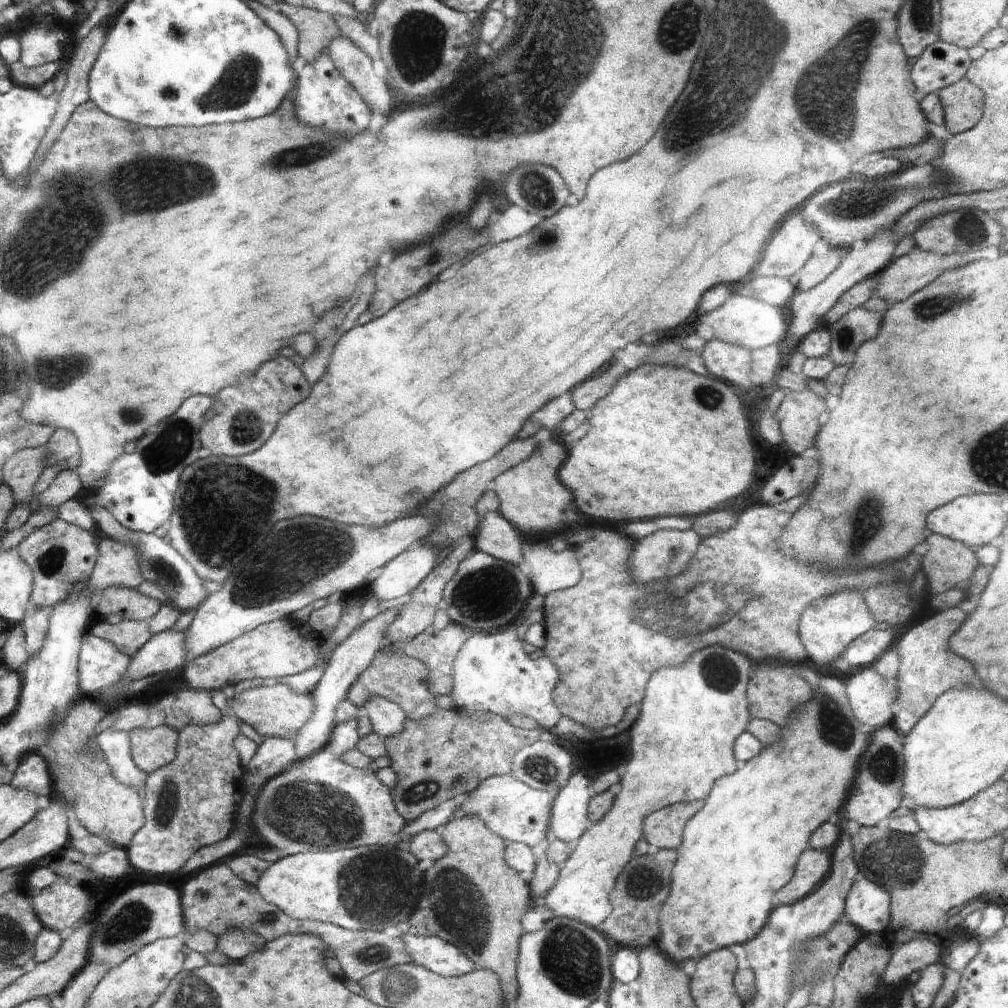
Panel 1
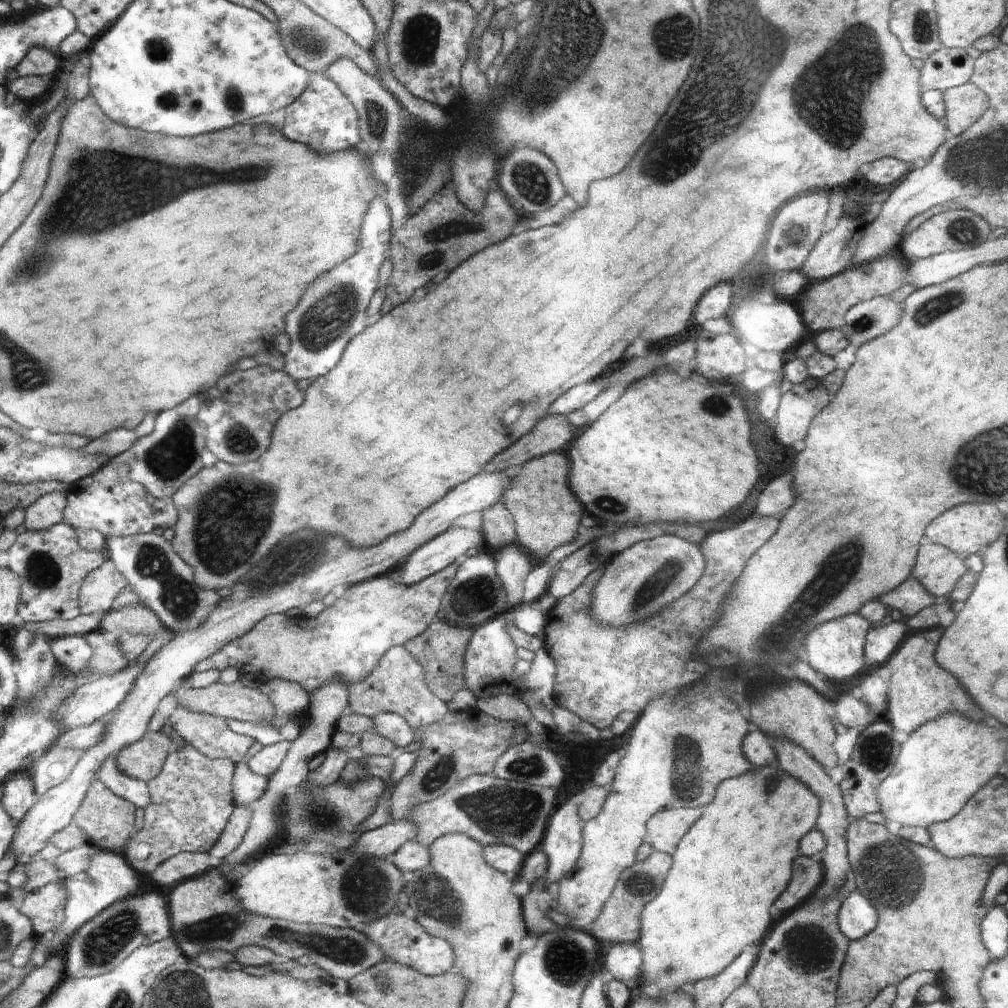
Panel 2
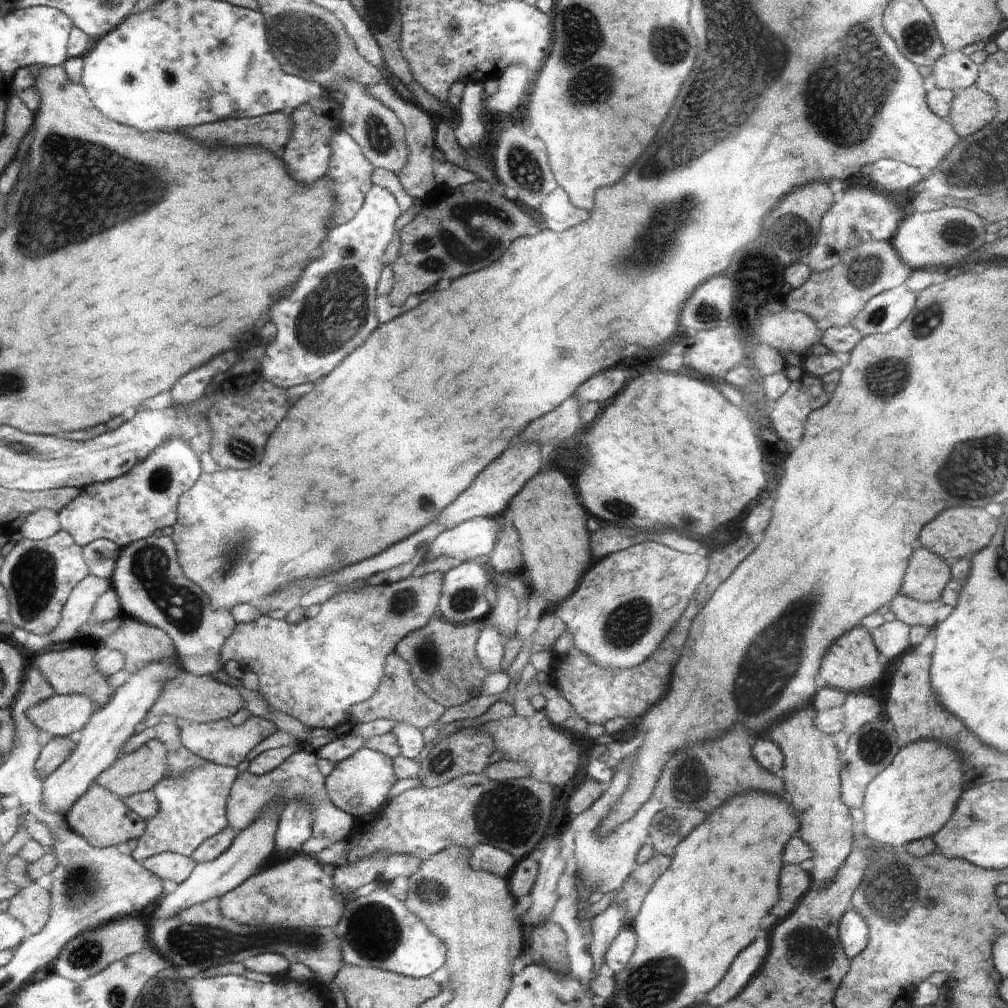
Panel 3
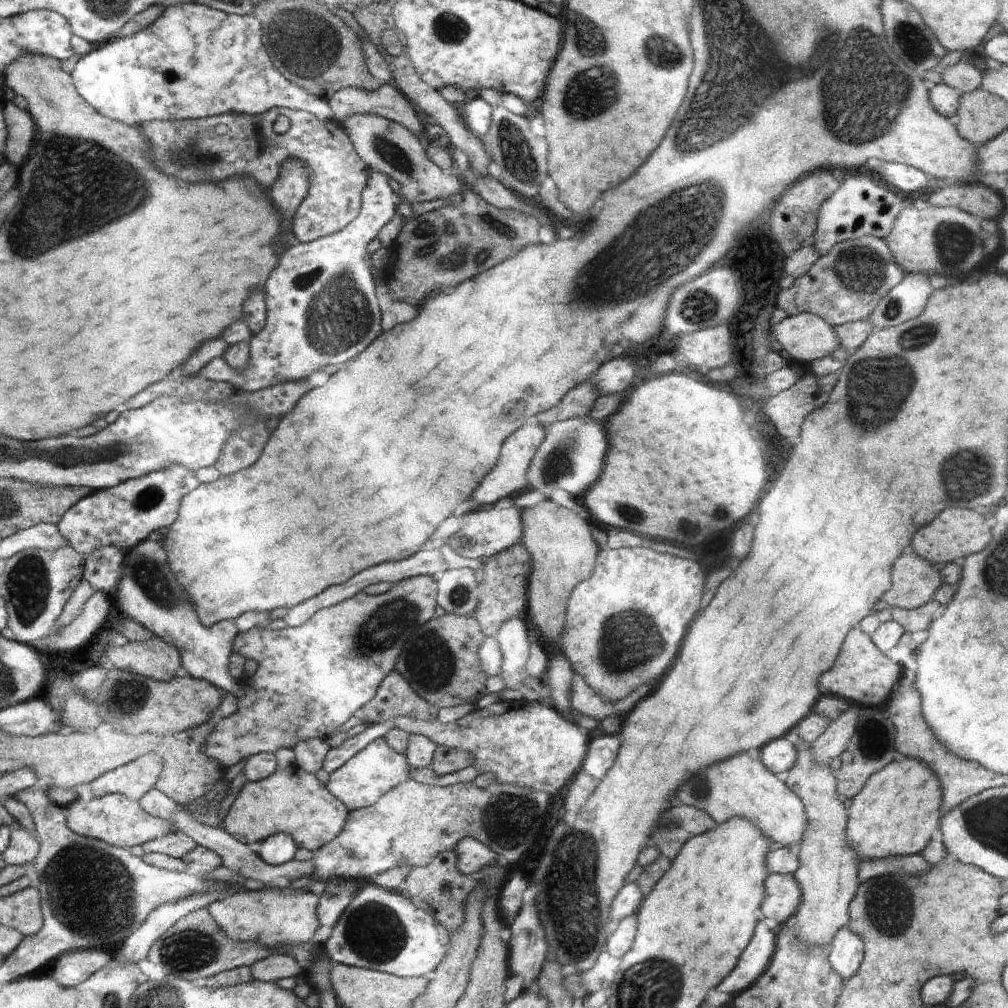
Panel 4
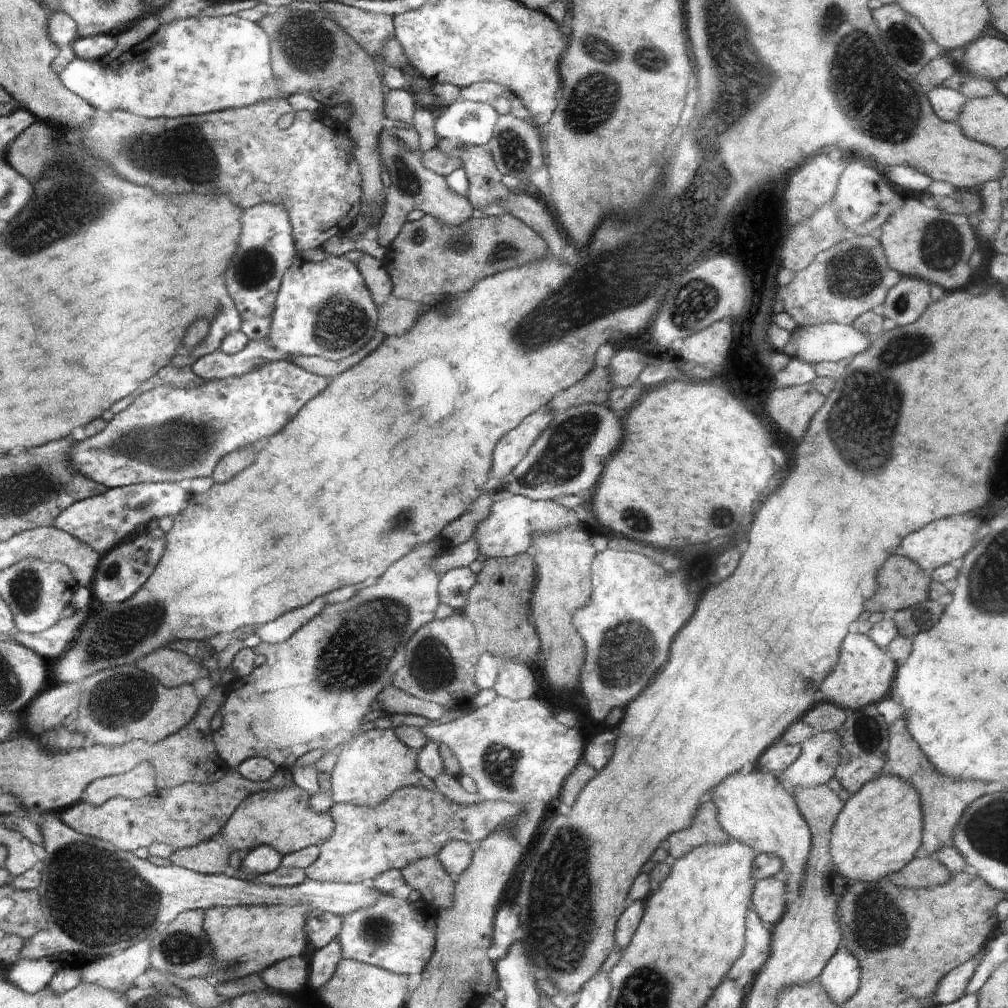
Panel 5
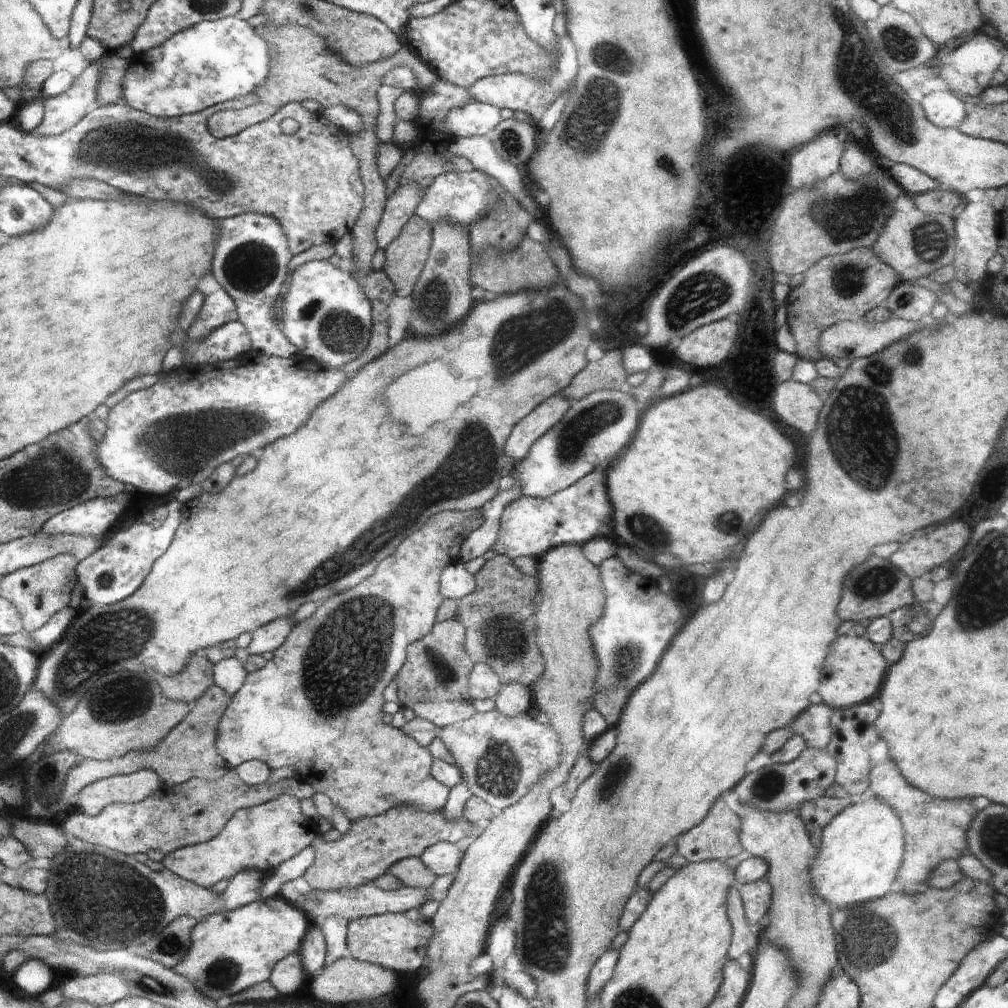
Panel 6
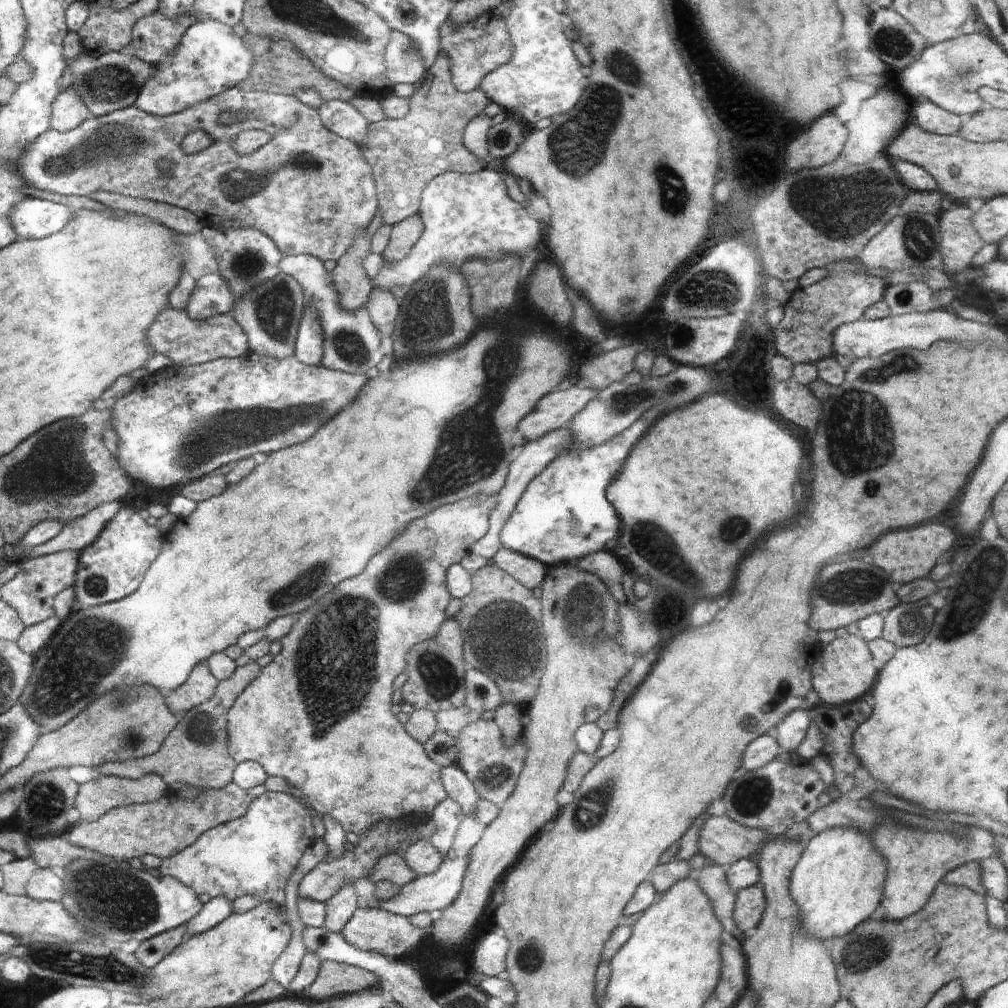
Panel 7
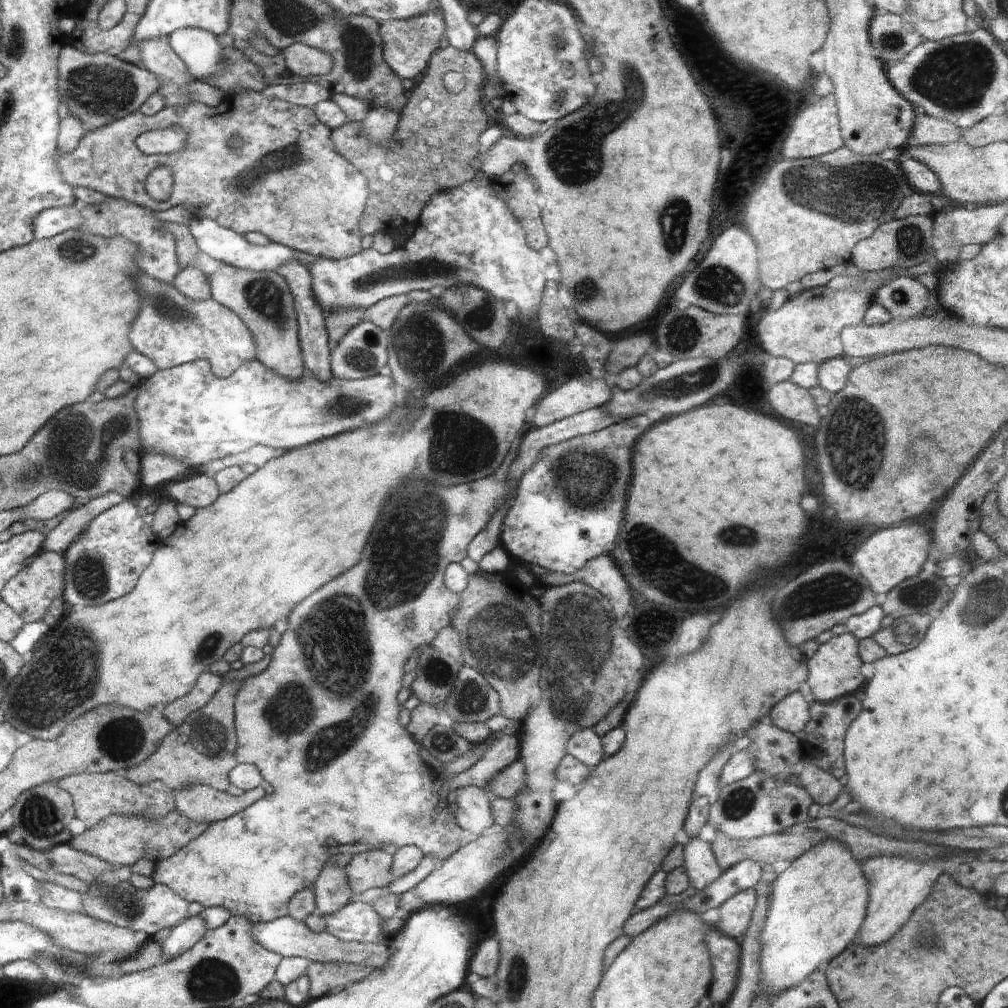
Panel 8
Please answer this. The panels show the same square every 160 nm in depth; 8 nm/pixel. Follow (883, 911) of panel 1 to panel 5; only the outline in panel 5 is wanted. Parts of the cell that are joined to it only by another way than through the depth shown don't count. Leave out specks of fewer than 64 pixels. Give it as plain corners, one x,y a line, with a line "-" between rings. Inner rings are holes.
842,945
826,963
824,972
819,974
818,978
826,986
826,990
832,992
832,998
836,1002
844,1002
858,990
860,980
858,960
850,952
846,952

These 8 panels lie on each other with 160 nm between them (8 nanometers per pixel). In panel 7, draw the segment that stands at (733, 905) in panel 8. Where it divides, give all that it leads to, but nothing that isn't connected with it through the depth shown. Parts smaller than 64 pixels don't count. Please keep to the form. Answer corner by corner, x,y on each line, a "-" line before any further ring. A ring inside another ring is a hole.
760,884
752,885
735,894
734,922
740,930
756,928
761,921
766,897

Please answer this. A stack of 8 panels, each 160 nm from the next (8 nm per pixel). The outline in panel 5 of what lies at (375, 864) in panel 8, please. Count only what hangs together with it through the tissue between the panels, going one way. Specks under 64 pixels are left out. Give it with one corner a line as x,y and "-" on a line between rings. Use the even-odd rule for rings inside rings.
426,857
401,869
401,875
412,890
418,890
422,900
438,910
446,910
452,902
454,884
452,876
448,876
446,869
438,857

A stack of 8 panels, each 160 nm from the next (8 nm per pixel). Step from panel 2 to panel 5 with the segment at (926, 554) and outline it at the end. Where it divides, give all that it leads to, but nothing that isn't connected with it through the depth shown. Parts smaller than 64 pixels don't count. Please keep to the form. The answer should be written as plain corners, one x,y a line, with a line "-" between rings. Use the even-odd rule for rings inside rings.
890,556
878,572
878,590
870,600
864,603
864,609
870,612
885,612
889,614
905,609
929,598
929,584
932,582
918,566
902,556

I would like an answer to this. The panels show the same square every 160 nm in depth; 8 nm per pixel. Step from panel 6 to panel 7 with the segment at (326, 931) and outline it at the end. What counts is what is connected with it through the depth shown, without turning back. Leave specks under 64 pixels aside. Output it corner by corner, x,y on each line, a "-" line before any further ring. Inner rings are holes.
346,885
338,891
330,900
325,902
325,921
322,927
327,932
343,934
346,923
360,906
357,900
360,897
354,890
353,885

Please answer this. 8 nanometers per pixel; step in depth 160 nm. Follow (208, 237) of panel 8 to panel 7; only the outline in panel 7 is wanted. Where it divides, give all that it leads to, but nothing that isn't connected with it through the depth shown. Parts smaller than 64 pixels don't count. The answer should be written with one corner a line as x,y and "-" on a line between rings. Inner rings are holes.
294,255
279,260
282,273
293,275
304,288
304,310
312,311
319,319
323,332
323,355
321,365
347,373
363,372
376,368
386,351
387,344
376,330
369,312
362,305
355,311
343,309
339,303
339,292
331,273
326,271
321,259
312,255

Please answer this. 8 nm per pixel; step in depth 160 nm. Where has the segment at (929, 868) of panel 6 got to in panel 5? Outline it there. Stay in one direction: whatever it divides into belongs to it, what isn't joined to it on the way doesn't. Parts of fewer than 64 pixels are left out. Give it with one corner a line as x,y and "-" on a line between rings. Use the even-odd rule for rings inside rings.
898,718
894,722
894,726
890,728
889,745
887,748
888,760
885,766
890,767
890,774
900,776
902,780
910,782
922,800
922,810
924,810
924,832
922,832
922,848
932,854
936,852
946,840
952,838
954,826
966,810
966,806
970,802
974,802
976,798
980,798
982,794
988,792
996,792
996,788
1002,788
1000,784
992,784
992,782
984,782
984,780
952,780
948,776
942,776
938,770
934,770
932,762
926,760
926,756
922,754
922,750
918,748
918,744
914,742
914,738
910,736
904,718

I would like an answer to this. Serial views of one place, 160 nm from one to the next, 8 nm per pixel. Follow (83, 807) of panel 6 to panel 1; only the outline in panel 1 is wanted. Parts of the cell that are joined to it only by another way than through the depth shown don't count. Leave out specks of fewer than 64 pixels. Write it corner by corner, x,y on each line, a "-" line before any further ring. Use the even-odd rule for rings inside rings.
168,726
136,727
130,731
131,756
134,764
146,775
177,759
176,730

